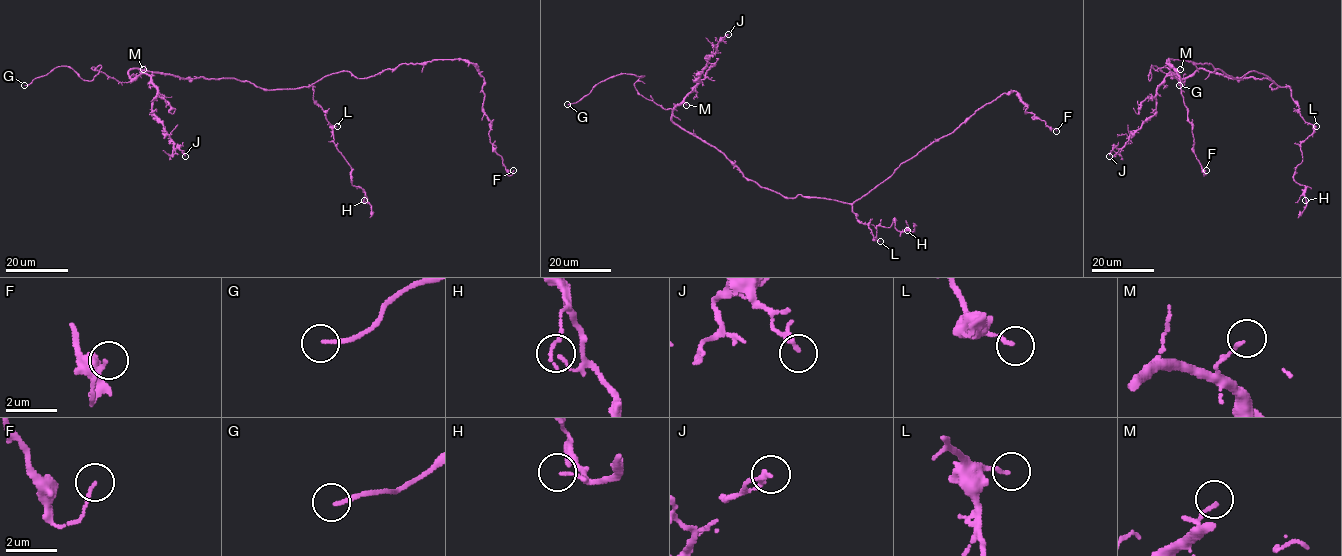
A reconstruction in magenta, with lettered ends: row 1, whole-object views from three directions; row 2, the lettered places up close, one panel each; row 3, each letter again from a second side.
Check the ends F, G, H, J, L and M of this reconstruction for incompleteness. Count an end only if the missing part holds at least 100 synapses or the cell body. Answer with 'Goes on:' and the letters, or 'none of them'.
Goes on: G

